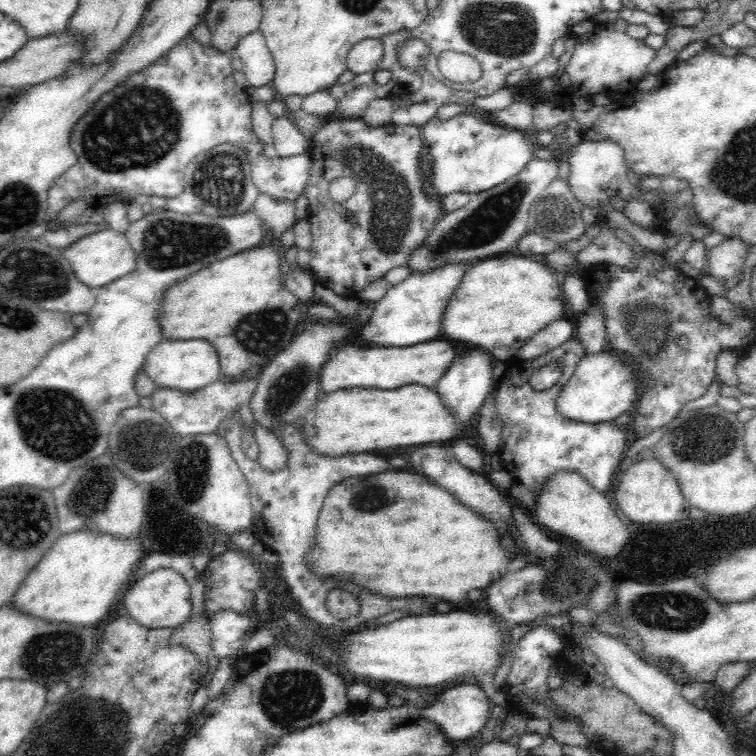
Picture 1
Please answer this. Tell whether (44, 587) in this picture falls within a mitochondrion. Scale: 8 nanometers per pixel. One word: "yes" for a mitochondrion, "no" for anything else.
no

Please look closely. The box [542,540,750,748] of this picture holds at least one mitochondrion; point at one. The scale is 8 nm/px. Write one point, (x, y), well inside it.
(677, 612)

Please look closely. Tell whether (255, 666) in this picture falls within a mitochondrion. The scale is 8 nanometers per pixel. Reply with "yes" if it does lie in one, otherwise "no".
yes

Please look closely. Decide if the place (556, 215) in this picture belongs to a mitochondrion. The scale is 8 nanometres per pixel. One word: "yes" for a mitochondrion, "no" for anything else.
yes

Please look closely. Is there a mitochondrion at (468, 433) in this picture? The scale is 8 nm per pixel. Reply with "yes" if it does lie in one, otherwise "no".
no

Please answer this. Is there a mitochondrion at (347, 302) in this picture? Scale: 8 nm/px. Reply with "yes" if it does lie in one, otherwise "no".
no

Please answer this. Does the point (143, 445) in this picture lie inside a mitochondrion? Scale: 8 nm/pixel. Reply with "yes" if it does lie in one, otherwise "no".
yes

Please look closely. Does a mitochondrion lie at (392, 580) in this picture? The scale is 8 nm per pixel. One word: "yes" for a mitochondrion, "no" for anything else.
no

